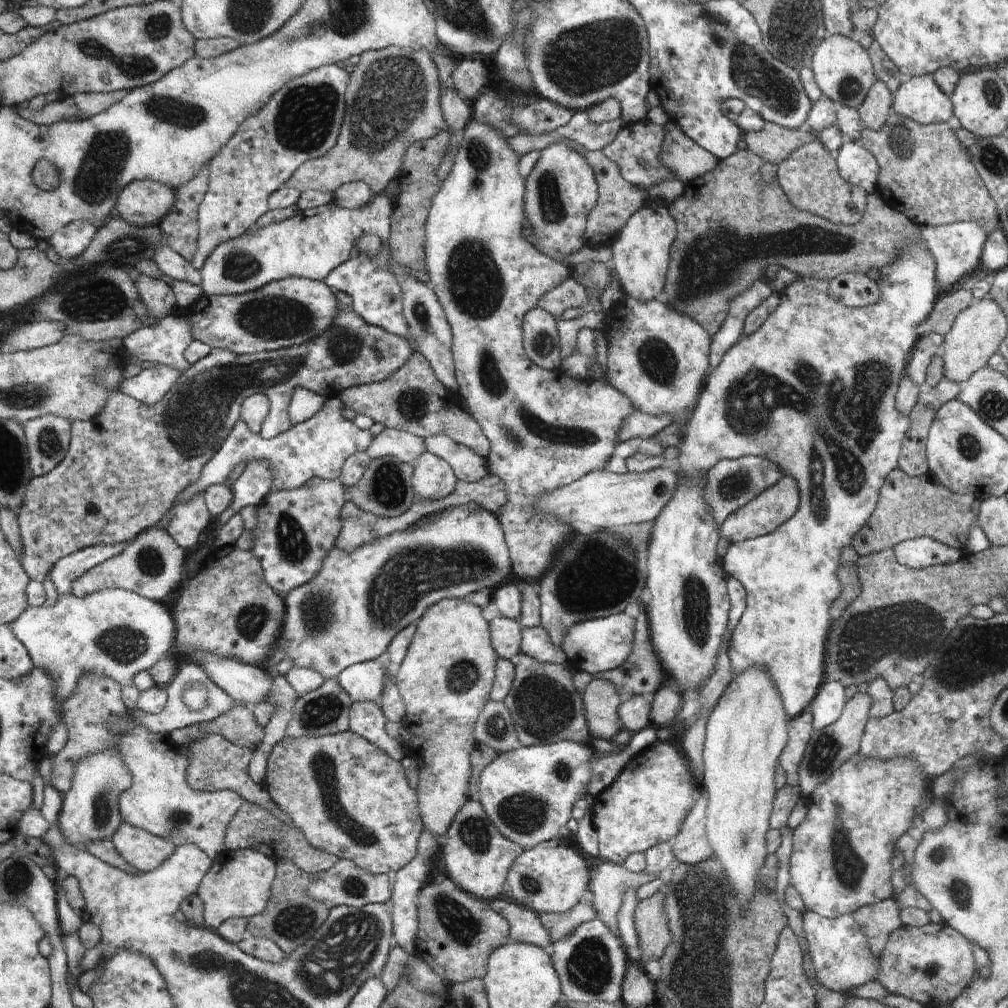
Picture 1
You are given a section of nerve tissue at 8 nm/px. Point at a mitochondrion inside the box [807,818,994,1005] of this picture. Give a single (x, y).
(929, 970)

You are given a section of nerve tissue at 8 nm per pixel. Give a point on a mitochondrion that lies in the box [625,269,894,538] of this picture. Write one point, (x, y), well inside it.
(656, 359)

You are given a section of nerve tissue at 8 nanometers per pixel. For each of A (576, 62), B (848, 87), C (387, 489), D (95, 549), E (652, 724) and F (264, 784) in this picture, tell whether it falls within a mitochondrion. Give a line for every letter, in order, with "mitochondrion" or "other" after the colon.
A: mitochondrion
B: mitochondrion
C: mitochondrion
D: other
E: other
F: other

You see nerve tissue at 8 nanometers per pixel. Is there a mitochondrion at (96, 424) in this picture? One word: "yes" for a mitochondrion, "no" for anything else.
no

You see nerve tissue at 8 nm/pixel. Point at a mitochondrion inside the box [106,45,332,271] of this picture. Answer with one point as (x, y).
(177, 112)

